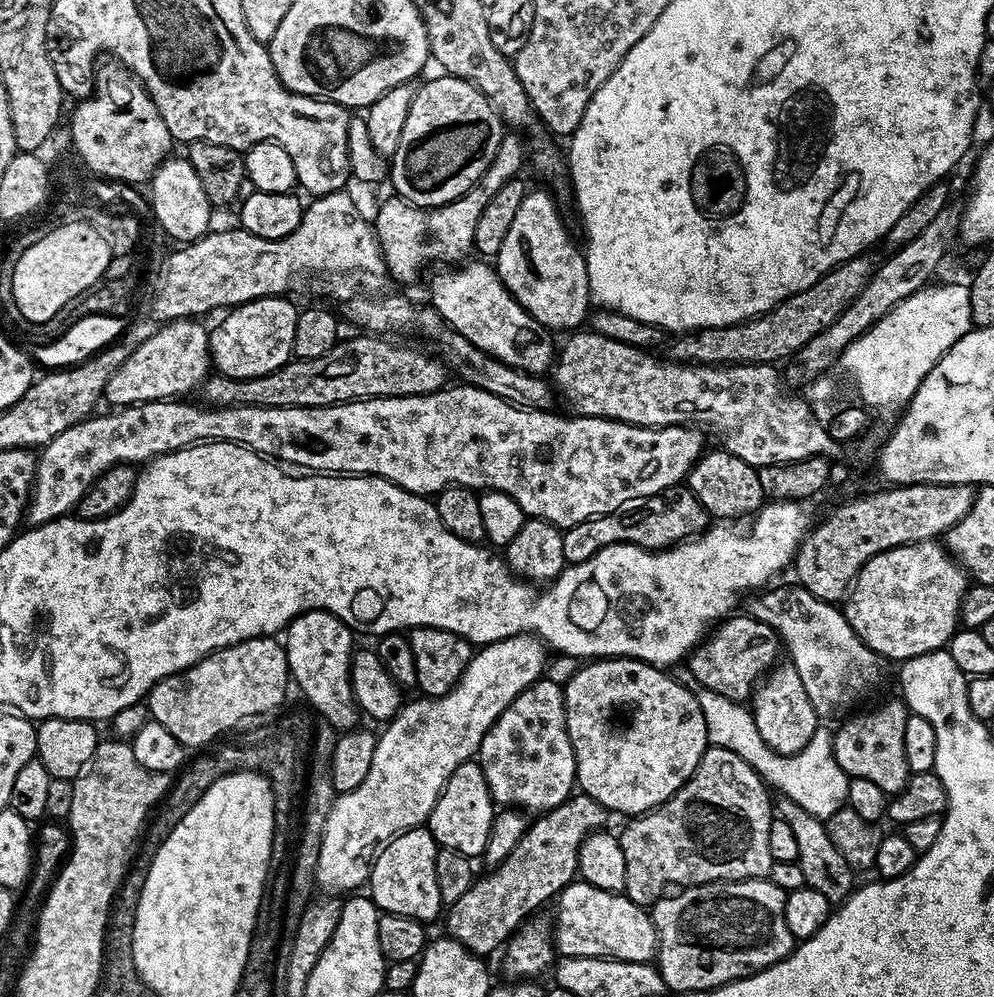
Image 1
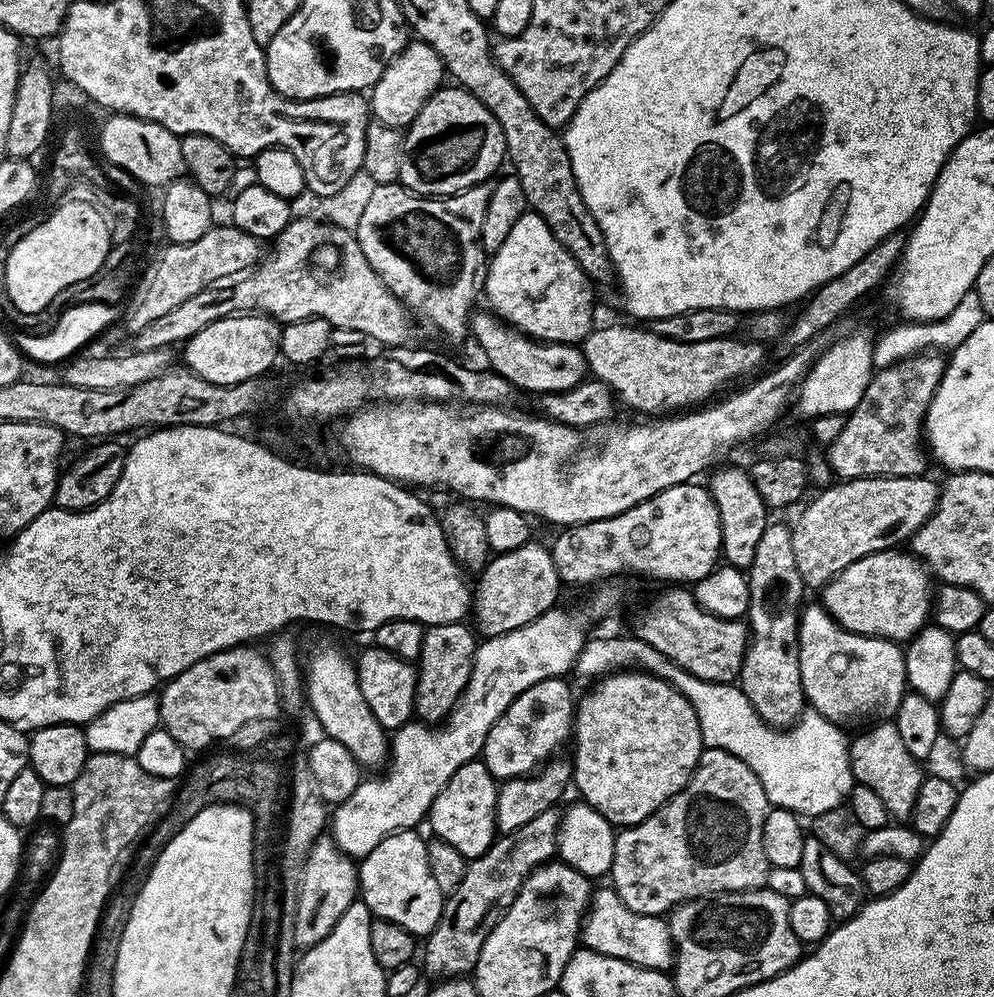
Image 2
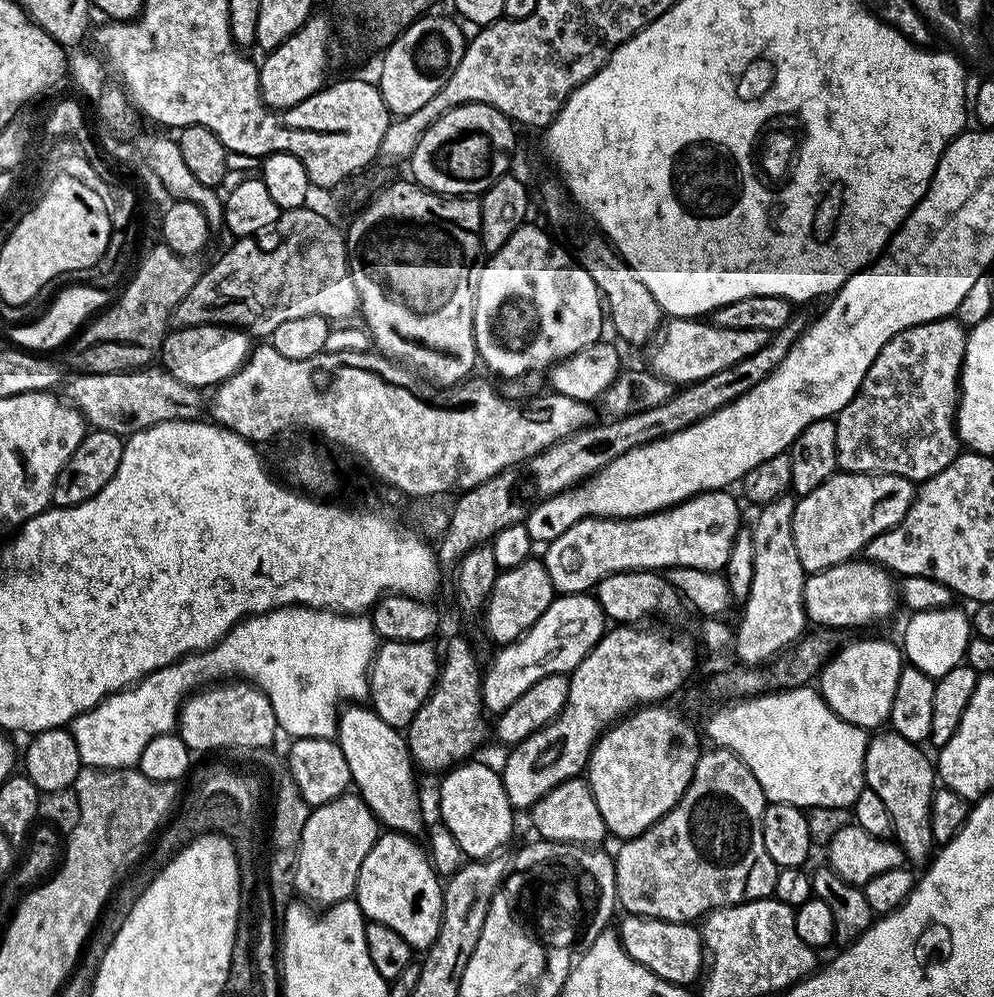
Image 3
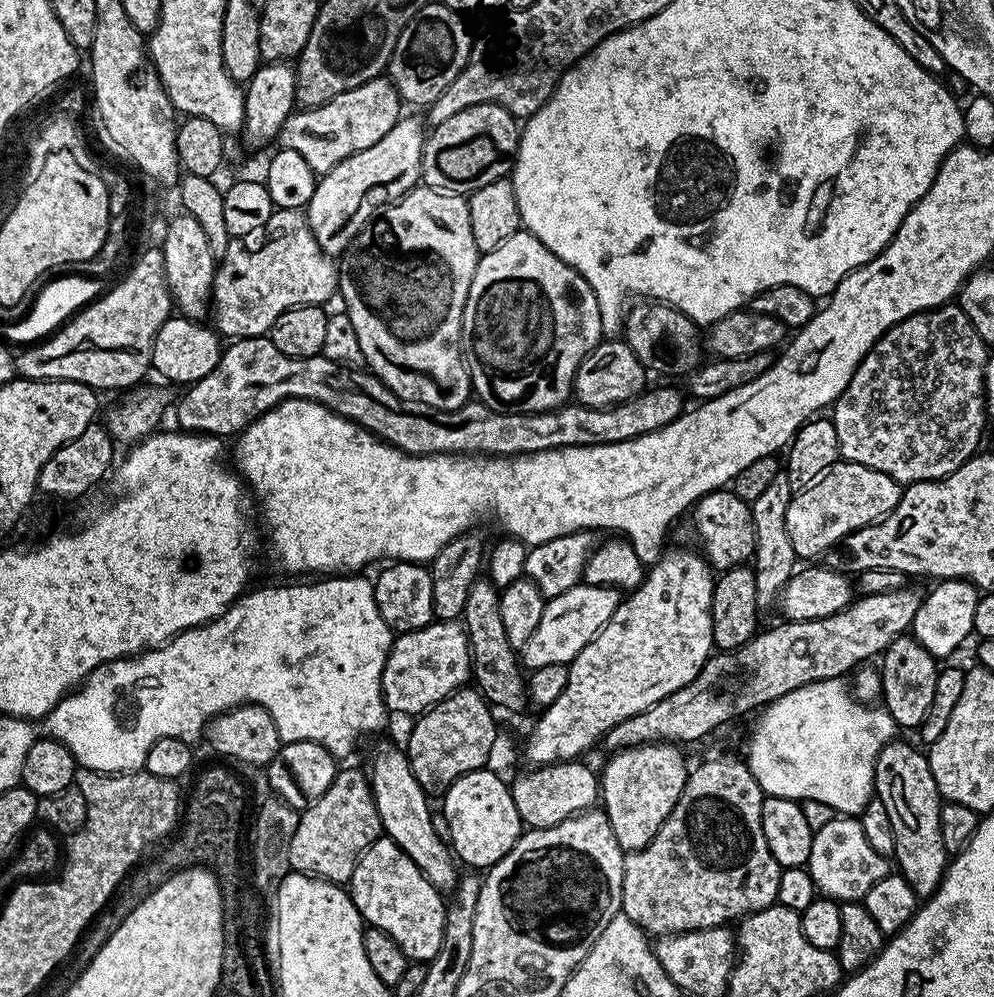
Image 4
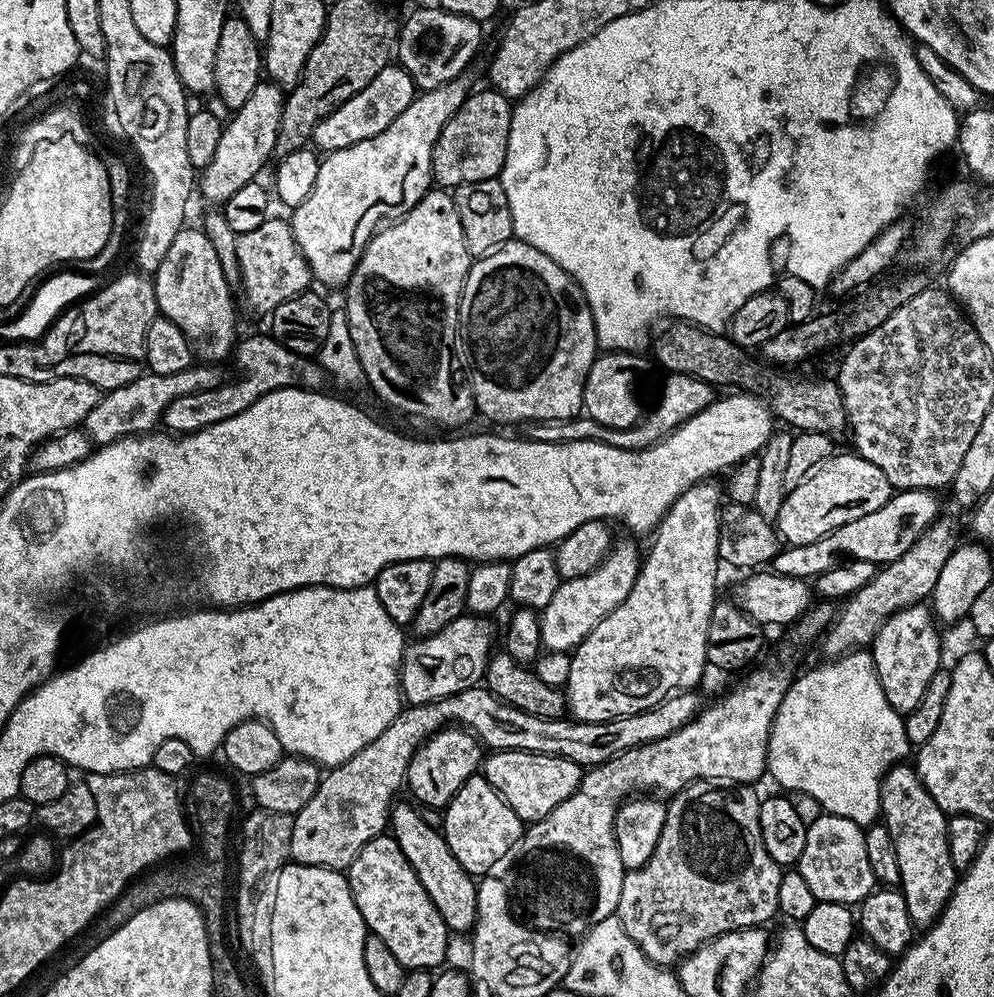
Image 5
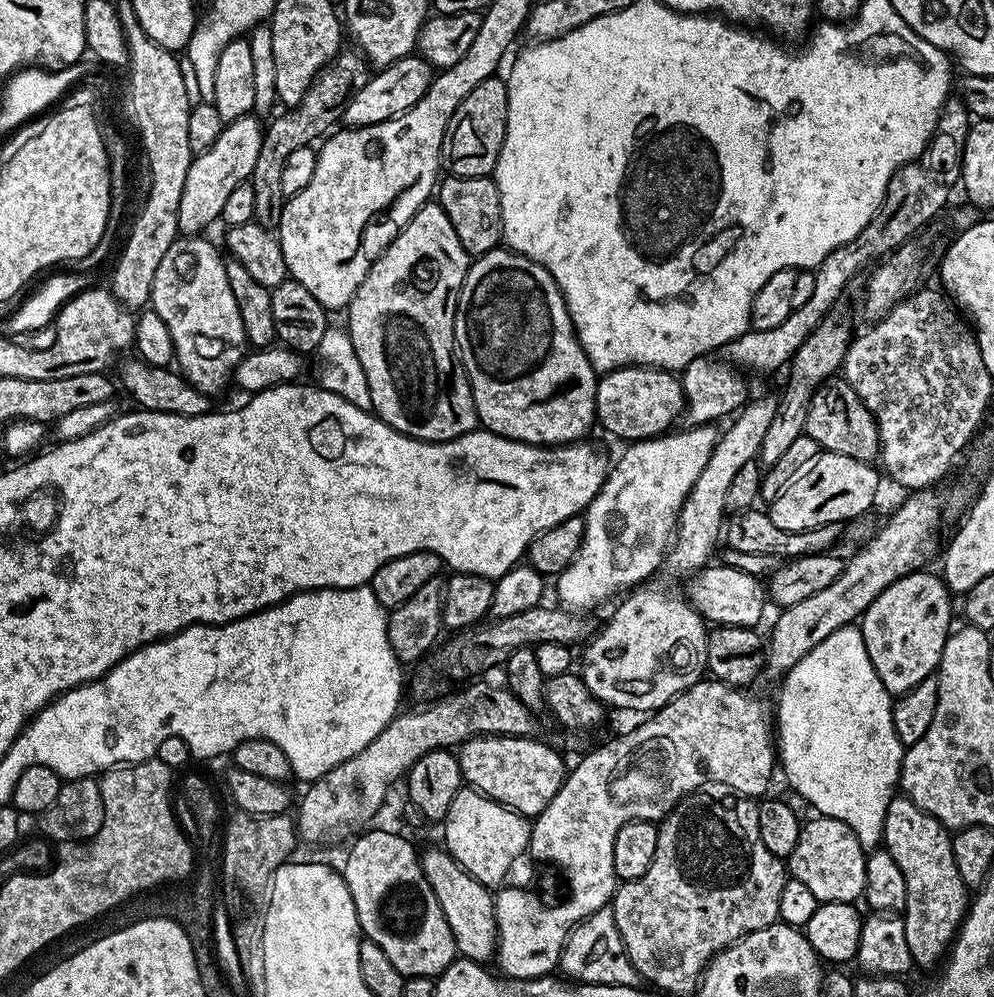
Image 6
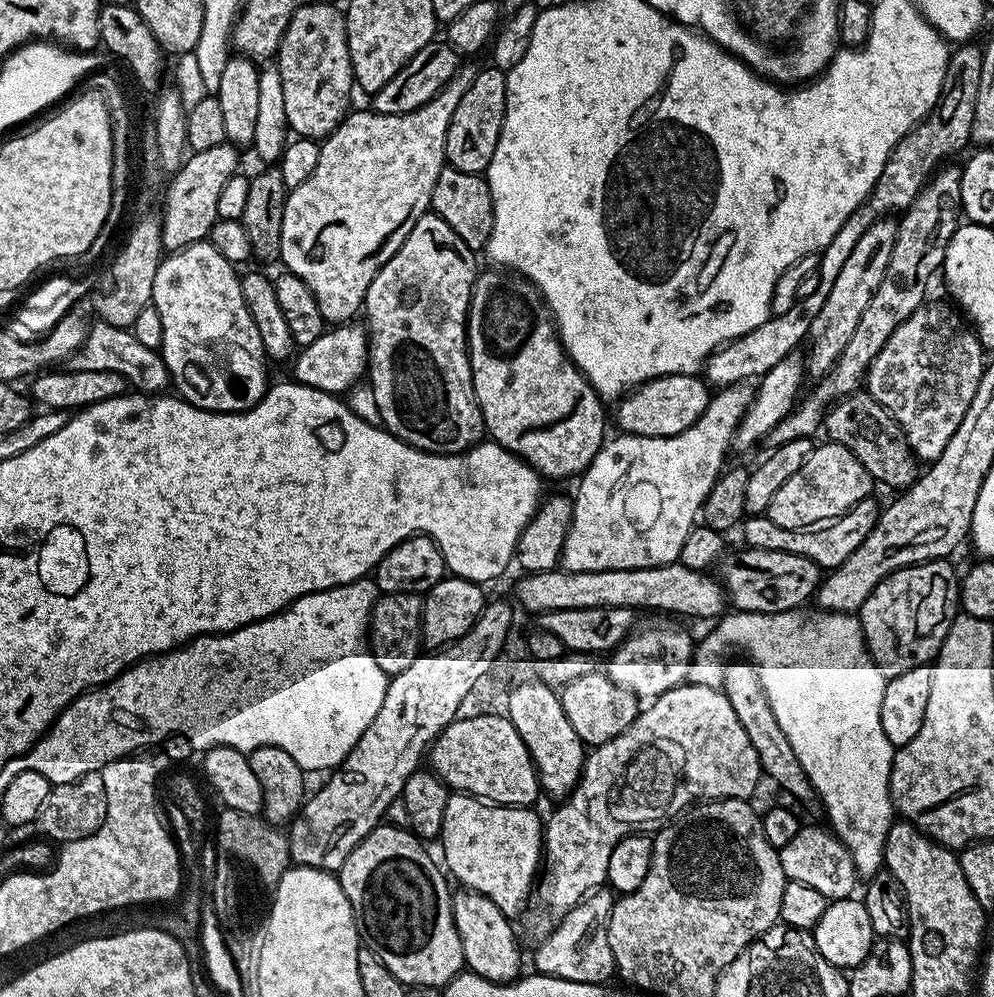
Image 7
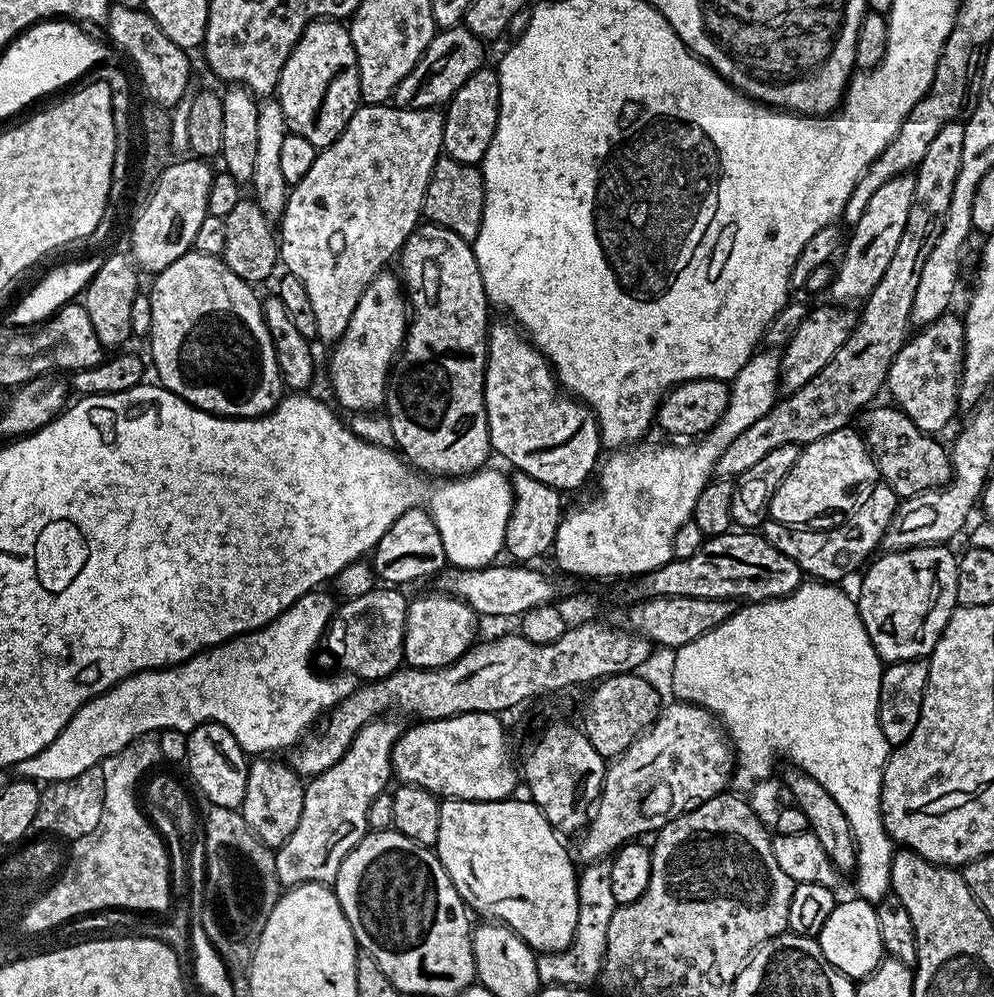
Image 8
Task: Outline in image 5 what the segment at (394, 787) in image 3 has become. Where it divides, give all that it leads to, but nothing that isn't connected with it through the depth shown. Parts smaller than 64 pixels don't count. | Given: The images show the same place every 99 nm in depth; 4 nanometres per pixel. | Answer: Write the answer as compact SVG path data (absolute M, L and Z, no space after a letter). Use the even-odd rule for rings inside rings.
M397 803L390 813L390 835L398 842L402 854L410 862L410 866L418 874L418 882L430 894L430 902L442 914L442 922L446 922L449 933L467 933L476 922L476 885L472 873L454 858L450 846L444 840L443 831L439 827L431 828L411 803Z

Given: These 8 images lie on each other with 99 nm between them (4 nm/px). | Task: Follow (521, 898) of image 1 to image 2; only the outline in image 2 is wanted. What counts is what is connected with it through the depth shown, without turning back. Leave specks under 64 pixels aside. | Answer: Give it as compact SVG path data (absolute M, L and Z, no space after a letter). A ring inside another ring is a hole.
M556 808L538 814L538 818L526 822L526 826L518 826L518 830L505 832L486 850L486 854L475 857L469 863L466 874L458 890L454 890L445 899L442 914L438 918L438 926L423 941L422 944L422 972L425 977L432 978L460 978L471 973L475 968L478 958L482 954L482 946L490 934L490 930L504 915L504 910L509 908L524 885L528 875L541 864L547 864L557 855L556 829L560 827L561 813Z

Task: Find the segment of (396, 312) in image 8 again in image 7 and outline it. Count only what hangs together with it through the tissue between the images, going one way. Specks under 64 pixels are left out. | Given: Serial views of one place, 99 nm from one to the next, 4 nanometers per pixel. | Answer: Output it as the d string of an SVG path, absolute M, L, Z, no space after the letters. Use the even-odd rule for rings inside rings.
M344 322L339 326L329 327L310 346L300 348L295 353L291 365L295 383L305 384L323 392L344 394L347 388L355 386L365 375L368 367L368 333L356 322Z

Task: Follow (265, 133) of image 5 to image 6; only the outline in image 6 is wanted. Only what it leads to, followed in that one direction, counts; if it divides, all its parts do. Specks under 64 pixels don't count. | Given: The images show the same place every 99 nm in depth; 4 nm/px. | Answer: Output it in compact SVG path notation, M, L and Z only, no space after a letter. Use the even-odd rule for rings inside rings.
M249 114L229 120L222 134L218 134L210 150L193 155L190 171L186 173L186 186L182 186L182 202L178 202L178 226L184 234L200 234L203 228L219 221L224 214L226 198L230 198L234 186L245 183L258 162L258 150L262 150L264 128L255 115Z

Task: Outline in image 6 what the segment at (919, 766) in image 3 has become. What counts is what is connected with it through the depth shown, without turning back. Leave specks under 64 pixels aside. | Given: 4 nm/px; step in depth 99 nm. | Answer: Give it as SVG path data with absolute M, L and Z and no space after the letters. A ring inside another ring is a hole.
M903 794L893 795L886 810L884 838L882 848L894 858L905 879L905 902L902 919L906 926L906 942L910 946L913 965L932 968L945 959L950 945L955 941L956 933L964 923L964 915L968 912L970 889L962 882L962 874L958 874L958 865L954 863L952 836L949 829L937 822L930 814L926 814L914 802L910 802Z

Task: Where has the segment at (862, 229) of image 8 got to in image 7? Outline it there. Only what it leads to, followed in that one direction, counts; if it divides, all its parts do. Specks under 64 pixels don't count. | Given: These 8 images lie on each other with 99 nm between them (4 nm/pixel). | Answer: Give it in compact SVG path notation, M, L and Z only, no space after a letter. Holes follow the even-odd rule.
M892 218L874 222L874 226L870 226L870 230L866 230L858 242L854 242L850 258L846 258L838 278L834 278L834 286L830 286L830 294L826 294L826 302L822 302L822 310L818 310L812 320L806 337L809 347L808 356L806 352L806 372L812 378L825 376L836 365L842 350L846 350L846 342L854 338L854 330L862 319L862 310L870 306L870 298L886 274L886 266L890 266L890 254L896 245L896 226L897 221Z

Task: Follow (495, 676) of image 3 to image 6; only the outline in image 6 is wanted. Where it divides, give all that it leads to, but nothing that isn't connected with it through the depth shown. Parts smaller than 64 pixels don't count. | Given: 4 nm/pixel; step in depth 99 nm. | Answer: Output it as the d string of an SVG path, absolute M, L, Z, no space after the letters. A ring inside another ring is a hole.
M700 424L696 428L684 428L680 432L656 436L652 440L637 440L629 443L628 448L608 469L608 477L600 493L589 502L584 517L584 537L578 554L555 577L559 603L569 610L592 610L595 604L603 602L607 596L615 594L619 588L631 589L645 583L647 576L655 574L665 563L668 549L676 531L676 519L690 494L702 466L710 462L710 454L718 439L712 424Z

